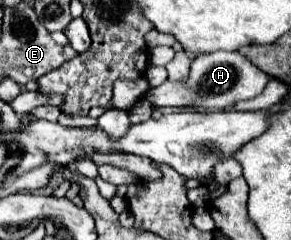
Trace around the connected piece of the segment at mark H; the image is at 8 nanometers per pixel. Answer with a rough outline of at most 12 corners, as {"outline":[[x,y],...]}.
{"outline":[[232,51],[198,55],[188,79],[150,89],[154,107],[220,111],[270,77]]}

